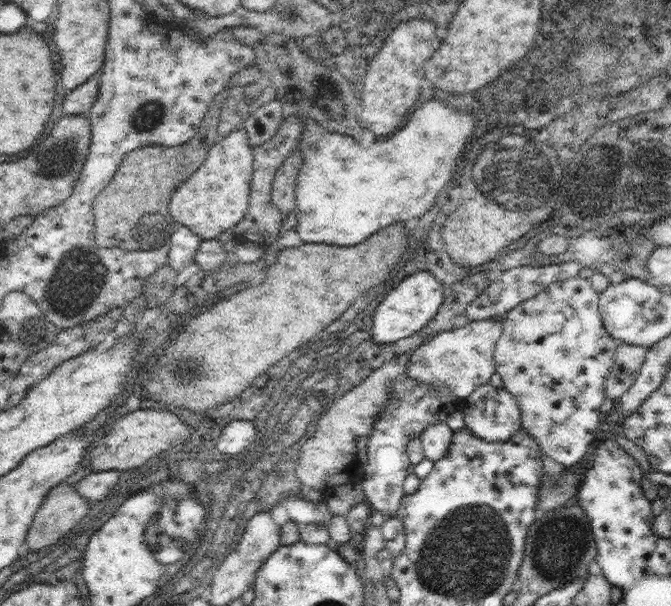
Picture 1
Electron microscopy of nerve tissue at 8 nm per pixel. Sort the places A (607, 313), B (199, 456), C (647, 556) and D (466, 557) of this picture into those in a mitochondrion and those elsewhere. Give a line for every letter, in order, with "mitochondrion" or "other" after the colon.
A: other
B: other
C: other
D: mitochondrion

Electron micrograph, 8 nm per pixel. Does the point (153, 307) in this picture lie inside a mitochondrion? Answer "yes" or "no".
no

